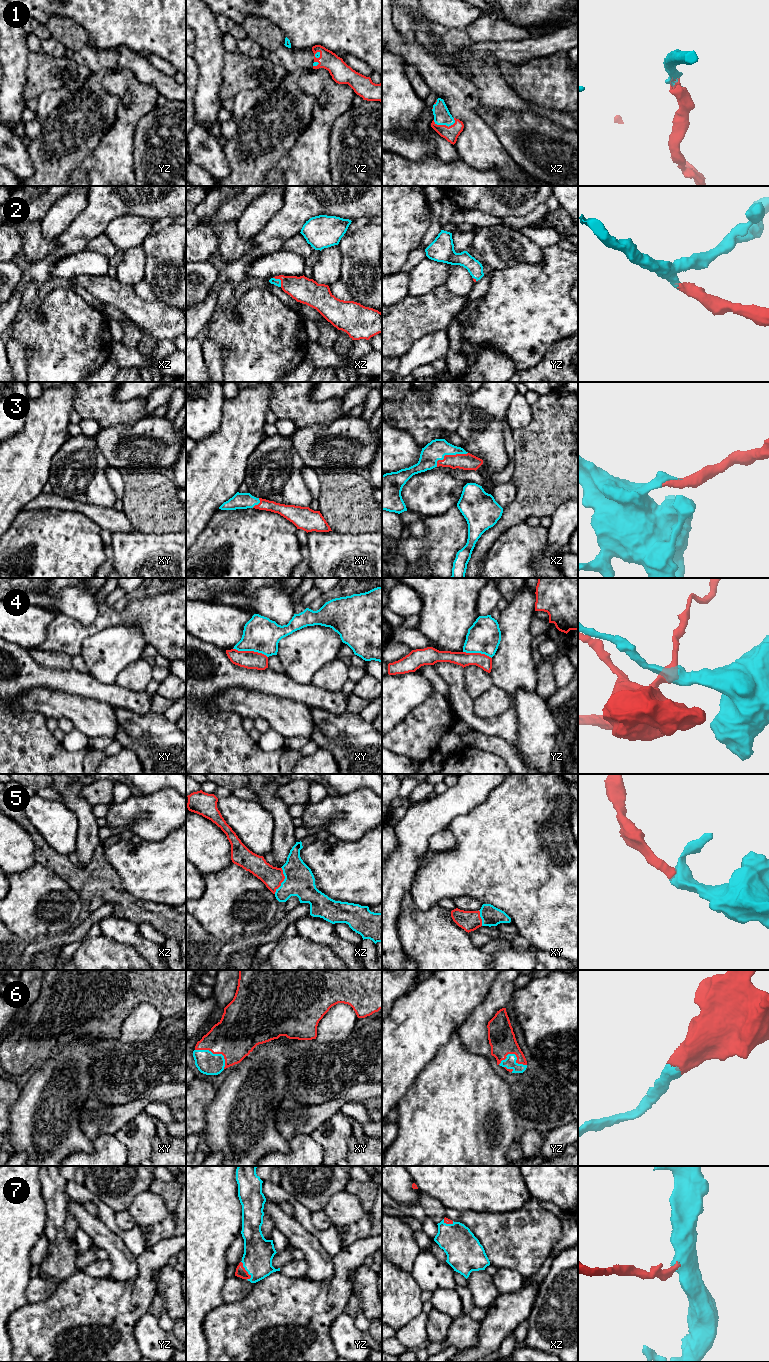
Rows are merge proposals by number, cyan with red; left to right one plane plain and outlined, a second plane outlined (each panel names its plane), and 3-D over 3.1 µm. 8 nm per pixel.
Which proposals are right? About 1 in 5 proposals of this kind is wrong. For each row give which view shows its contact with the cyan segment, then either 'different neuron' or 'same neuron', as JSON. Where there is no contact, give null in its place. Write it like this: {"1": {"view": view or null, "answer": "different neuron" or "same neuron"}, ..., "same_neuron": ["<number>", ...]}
{"1": {"view": "xz", "answer": "same neuron"}, "2": {"view": "xz", "answer": "same neuron"}, "3": {"view": "xz", "answer": "same neuron"}, "4": {"view": "xy", "answer": "different neuron"}, "5": {"view": "xz", "answer": "same neuron"}, "6": {"view": "xy", "answer": "same neuron"}, "7": {"view": "yz", "answer": "same neuron"}, "same_neuron": ["1", "2", "3", "5", "6", "7"]}

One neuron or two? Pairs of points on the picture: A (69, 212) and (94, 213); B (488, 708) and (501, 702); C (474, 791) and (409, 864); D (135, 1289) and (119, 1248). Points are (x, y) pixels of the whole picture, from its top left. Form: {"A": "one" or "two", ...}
{"A": "two", "B": "one", "C": "one", "D": "two"}

